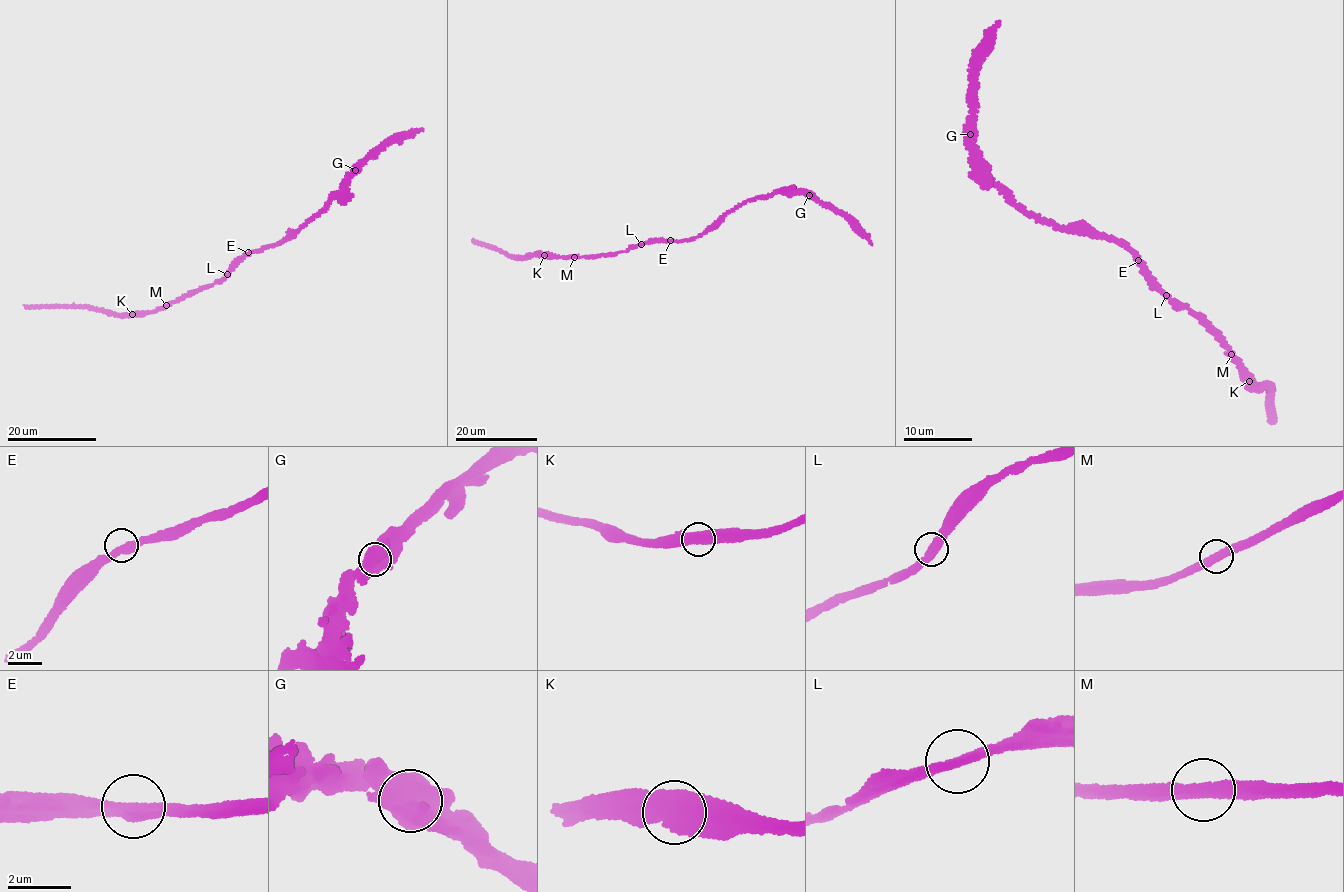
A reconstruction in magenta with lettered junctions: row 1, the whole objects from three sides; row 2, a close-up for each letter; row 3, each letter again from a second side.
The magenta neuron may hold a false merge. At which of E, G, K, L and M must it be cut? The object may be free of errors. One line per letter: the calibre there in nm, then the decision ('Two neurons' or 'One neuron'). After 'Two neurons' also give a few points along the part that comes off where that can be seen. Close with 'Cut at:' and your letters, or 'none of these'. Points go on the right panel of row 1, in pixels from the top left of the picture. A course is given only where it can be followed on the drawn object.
E: Thickness 380 nm. One neuron
G: Thickness 900 nm. One neuron
K: Thickness 750 nm. One neuron
L: Thickness 360 nm. One neuron
M: Thickness 360 nm. One neuron
Cut at: none of these

